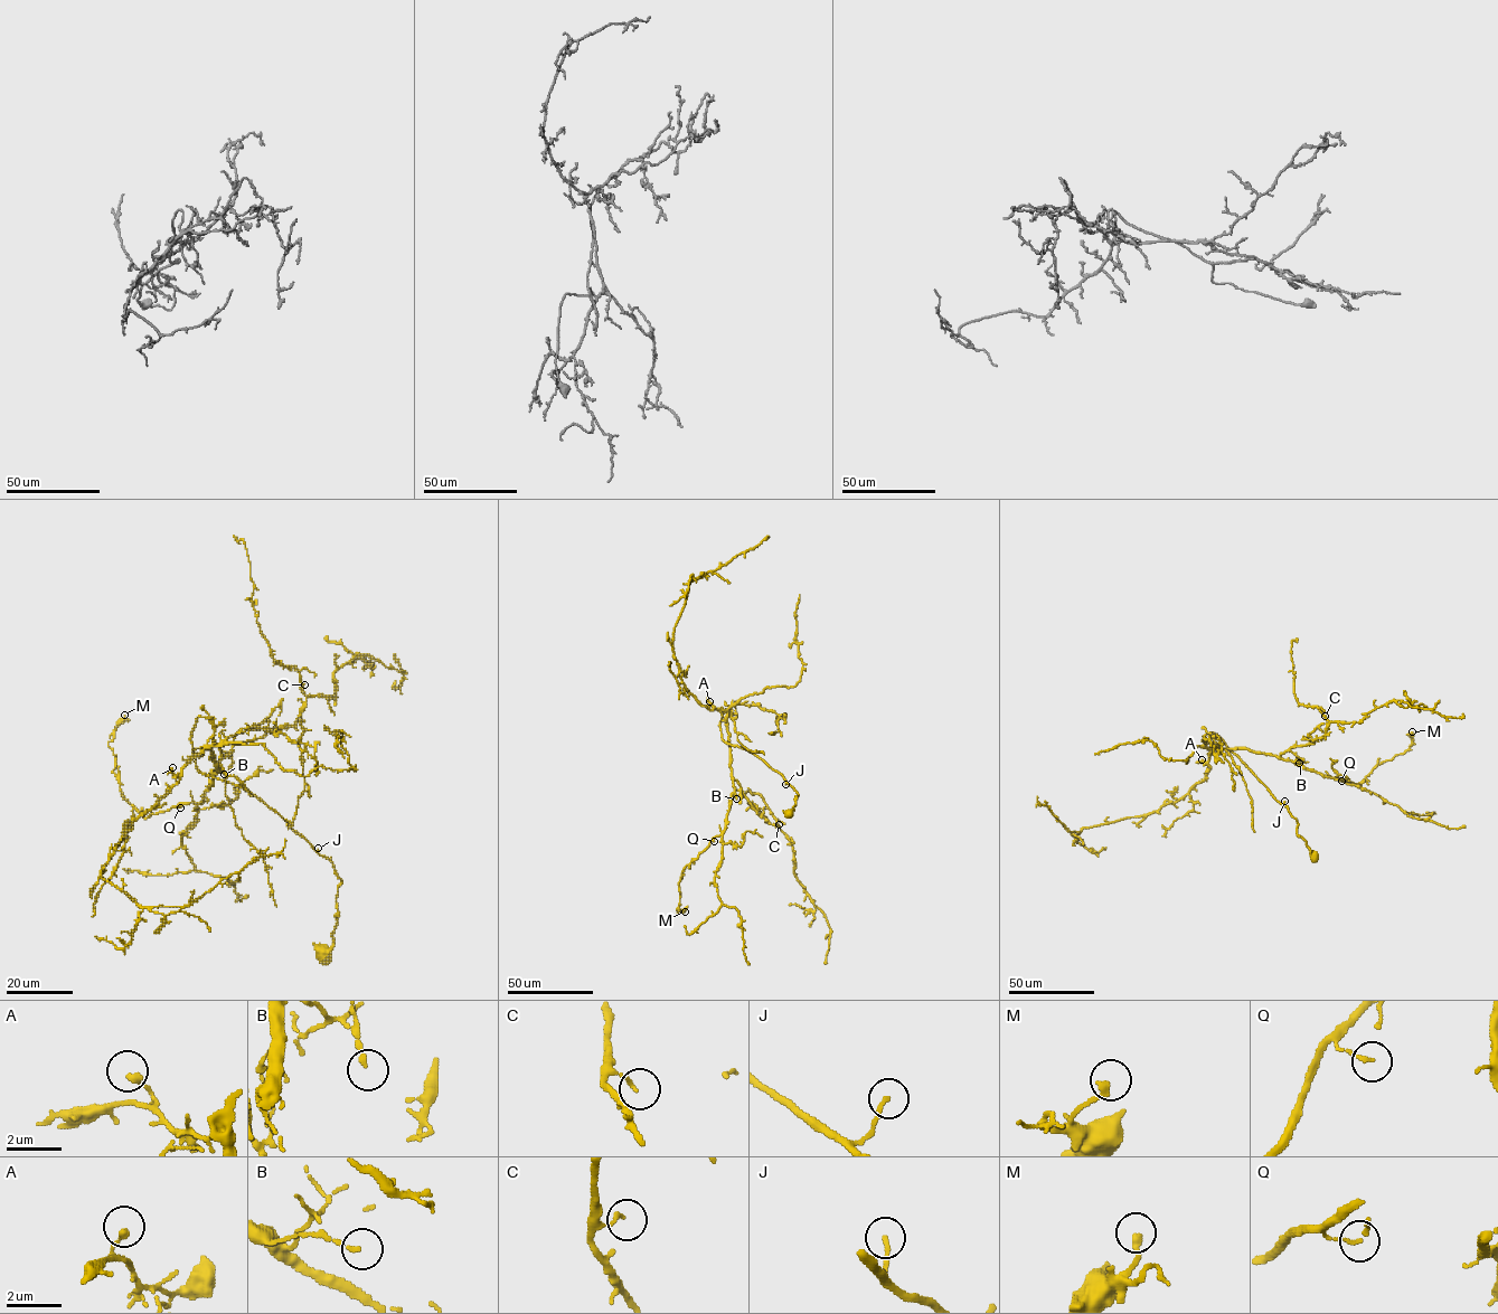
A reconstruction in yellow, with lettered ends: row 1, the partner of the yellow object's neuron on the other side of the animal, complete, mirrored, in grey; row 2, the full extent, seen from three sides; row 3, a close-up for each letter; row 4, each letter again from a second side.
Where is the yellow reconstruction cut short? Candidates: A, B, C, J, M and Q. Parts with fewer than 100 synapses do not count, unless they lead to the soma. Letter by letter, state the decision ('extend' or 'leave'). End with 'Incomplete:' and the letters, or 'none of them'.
A: leave
B: leave
C: leave
J: leave
M: leave
Q: leave
Incomplete: none of them

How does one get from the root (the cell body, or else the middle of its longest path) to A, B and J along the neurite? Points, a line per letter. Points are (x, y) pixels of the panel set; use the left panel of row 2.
A: (323, 953), (341, 882), (332, 862), (255, 796), (197, 769), (191, 733), (206, 717), (206, 747), (172, 767)
B: (323, 953), (341, 880), (261, 801), (197, 769), (199, 716), (214, 729), (204, 747), (224, 774)
J: (323, 953), (332, 943), (341, 880), (332, 862), (320, 854), (318, 848)

